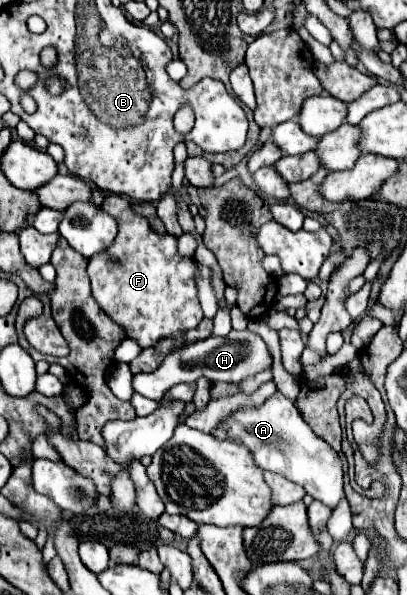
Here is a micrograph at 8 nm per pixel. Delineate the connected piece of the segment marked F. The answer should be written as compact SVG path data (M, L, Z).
M107 194L101 208L115 216L119 228L113 246L89 258L87 272L93 298L101 310L123 326L127 336L137 340L141 348L149 348L165 336L195 328L203 320L193 278L195 260L181 258L177 252L177 238L153 232L149 222L131 210L131 202L125 196Z

